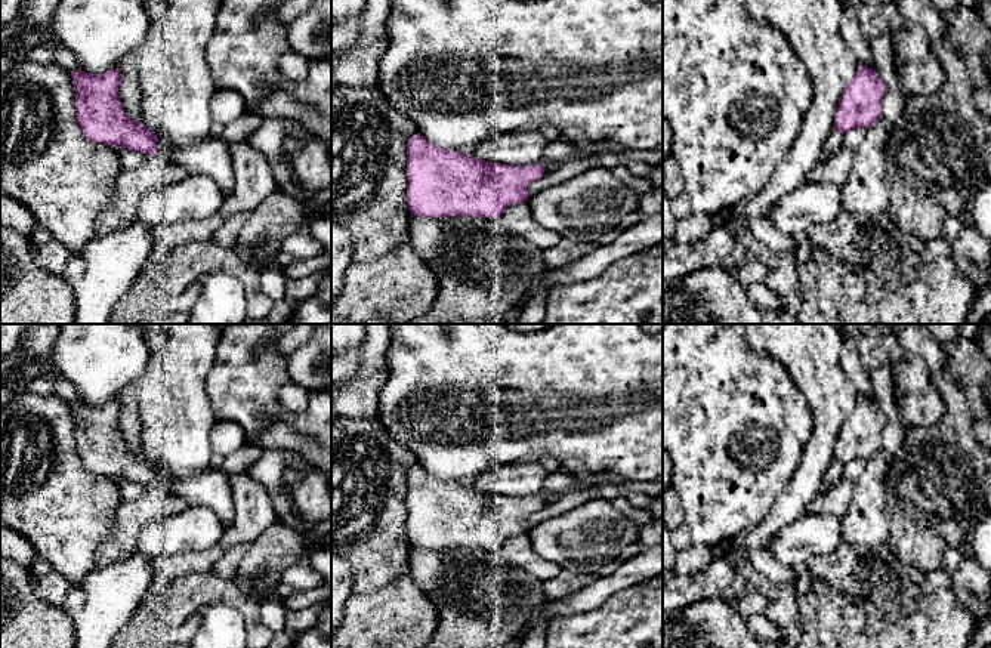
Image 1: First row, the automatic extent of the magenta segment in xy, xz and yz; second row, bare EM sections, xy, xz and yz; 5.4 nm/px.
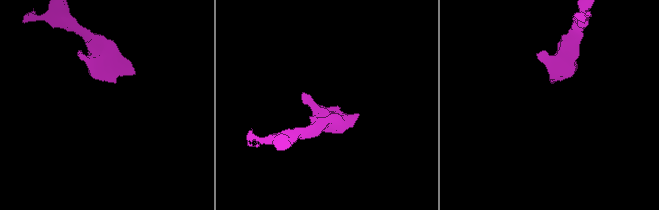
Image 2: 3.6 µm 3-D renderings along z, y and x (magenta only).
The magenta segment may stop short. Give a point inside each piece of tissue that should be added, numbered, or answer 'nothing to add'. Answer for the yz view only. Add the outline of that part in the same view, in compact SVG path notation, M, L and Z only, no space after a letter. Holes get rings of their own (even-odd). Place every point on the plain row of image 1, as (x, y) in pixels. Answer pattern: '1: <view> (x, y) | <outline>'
1: yz (834, 472) | M833 460L821 482L821 491L828 490L843 478L843 466L837 460Z

